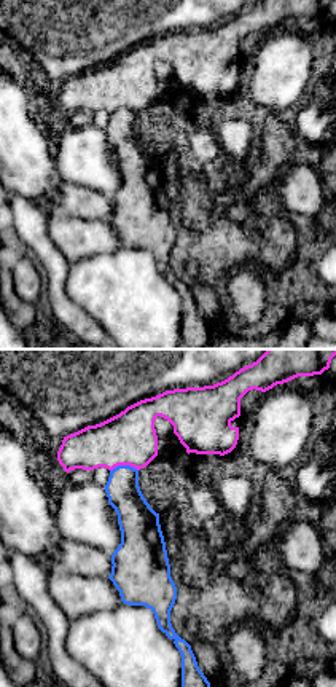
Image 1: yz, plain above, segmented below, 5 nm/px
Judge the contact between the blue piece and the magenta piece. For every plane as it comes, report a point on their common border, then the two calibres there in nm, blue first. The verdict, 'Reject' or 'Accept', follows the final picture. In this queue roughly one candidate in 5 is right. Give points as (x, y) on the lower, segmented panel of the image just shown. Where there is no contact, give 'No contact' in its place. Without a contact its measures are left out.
Touches blue at (123, 466). Thickness 180 nm (blue) against 280 nm

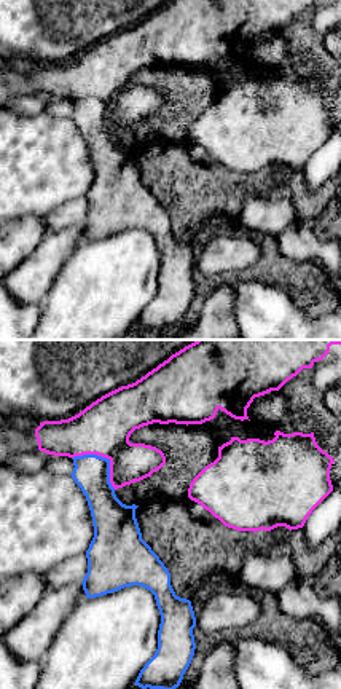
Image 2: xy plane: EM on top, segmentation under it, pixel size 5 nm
Touches blue at (104, 458). Thickness 190 nm (blue) against 280 nm

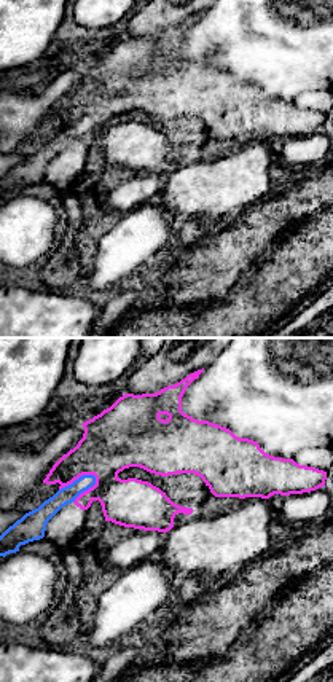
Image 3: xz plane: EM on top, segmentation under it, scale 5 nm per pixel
Touches blue at (78, 478). Thickness 90 nm (blue) against 300 nm

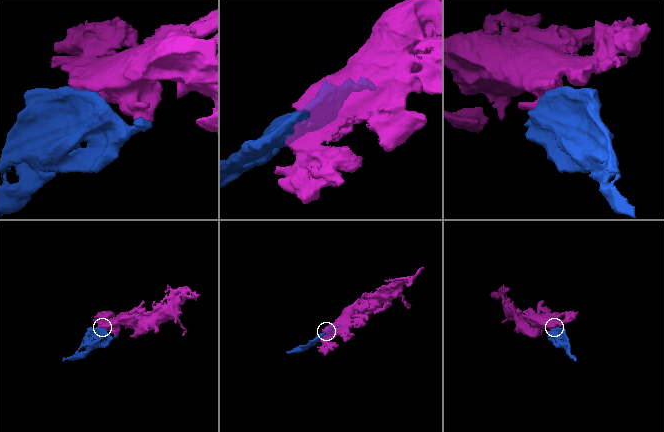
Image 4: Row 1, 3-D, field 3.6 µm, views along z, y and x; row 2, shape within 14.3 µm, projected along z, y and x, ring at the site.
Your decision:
Accept

